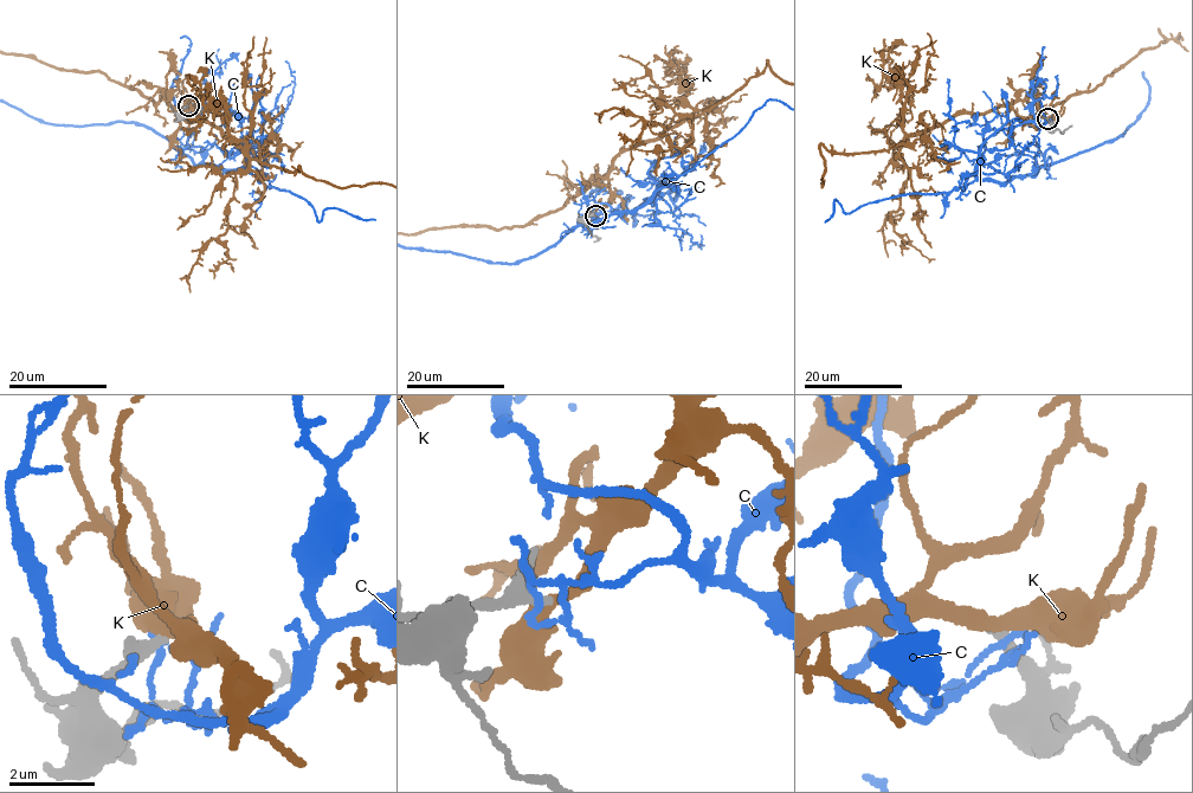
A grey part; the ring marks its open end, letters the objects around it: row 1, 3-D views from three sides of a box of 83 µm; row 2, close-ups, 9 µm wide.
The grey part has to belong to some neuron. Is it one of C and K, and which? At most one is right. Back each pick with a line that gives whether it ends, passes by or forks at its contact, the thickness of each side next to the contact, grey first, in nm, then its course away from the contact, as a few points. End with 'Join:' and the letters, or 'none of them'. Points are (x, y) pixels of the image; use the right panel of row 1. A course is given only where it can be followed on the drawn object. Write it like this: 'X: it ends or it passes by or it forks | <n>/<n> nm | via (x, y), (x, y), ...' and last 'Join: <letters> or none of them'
K: it passes by | 240/340 nm
Join: K

